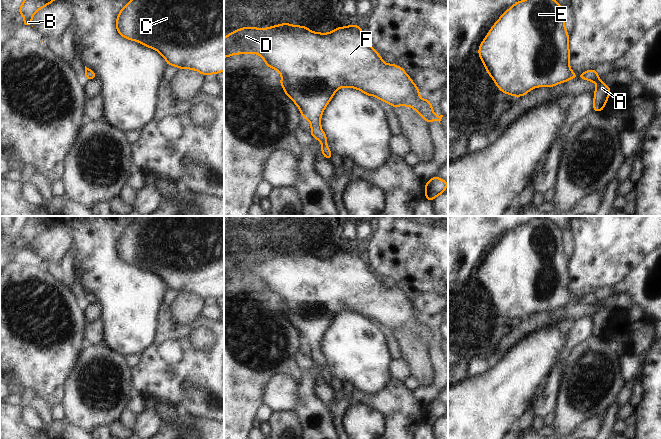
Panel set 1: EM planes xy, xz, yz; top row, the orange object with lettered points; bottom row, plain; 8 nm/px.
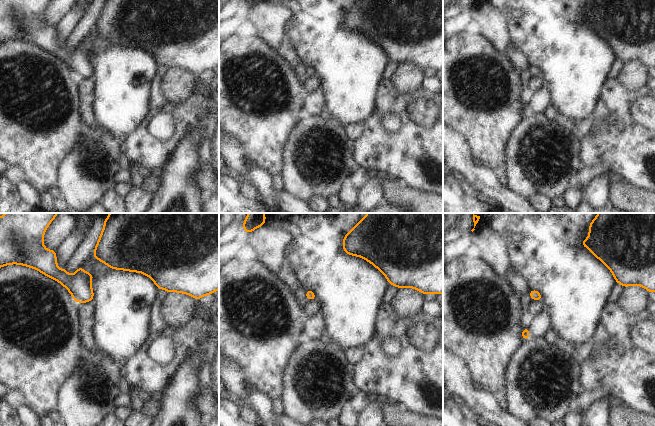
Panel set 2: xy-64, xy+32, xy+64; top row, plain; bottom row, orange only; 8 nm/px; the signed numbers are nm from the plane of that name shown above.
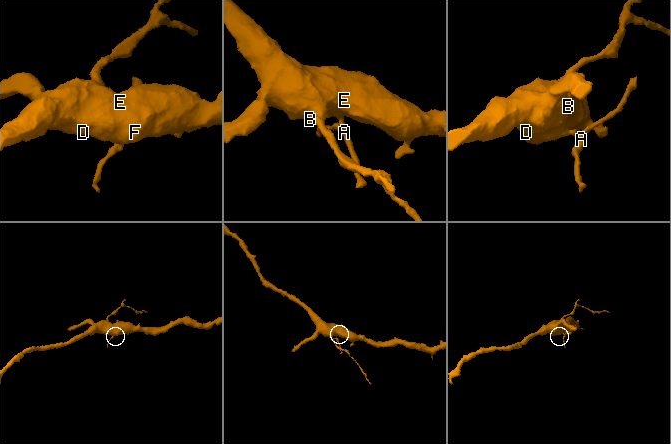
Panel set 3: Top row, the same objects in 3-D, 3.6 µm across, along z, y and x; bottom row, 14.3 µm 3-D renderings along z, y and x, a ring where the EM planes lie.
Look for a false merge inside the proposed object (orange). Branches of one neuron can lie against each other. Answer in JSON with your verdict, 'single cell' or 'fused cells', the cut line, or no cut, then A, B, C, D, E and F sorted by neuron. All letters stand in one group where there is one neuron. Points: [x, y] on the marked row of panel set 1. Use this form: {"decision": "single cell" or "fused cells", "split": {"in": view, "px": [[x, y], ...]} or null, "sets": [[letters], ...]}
{"decision": "single cell", "split": null, "sets": [["A", "B", "C", "D", "E", "F"]]}

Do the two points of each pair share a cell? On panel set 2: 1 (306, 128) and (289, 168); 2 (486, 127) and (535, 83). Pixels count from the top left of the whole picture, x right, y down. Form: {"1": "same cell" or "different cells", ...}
{"1": "same cell", "2": "different cells"}

